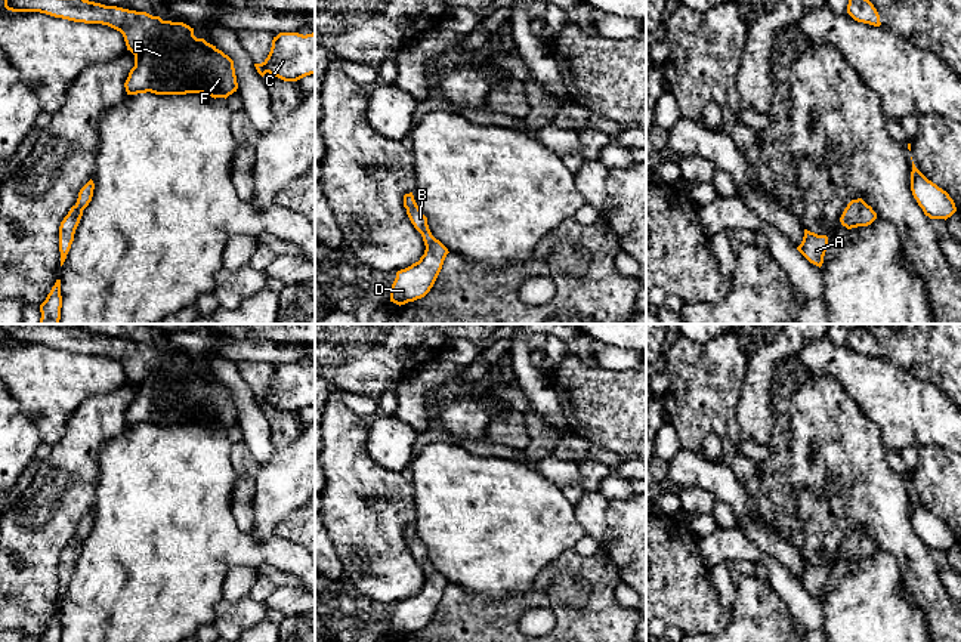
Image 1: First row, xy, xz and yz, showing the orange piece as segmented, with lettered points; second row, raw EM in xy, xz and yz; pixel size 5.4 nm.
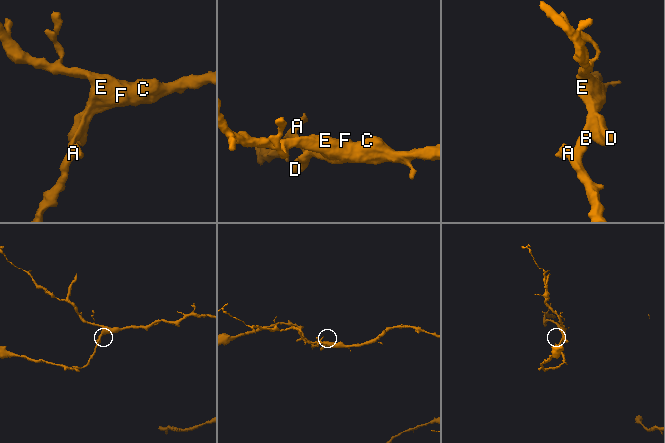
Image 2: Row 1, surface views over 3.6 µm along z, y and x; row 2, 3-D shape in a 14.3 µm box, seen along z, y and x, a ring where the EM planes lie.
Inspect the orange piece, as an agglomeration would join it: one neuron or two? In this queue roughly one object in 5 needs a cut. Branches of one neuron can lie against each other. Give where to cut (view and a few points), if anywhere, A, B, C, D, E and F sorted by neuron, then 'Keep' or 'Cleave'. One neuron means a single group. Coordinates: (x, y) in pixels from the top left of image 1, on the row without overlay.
No split. Groups: A B C D E F. Keep

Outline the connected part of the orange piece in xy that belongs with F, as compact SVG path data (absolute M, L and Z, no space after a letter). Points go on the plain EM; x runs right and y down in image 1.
M0 324L4 339L12 343L40 343L74 354L102 355L120 362L127 382L135 386L135 398L124 414L127 426L186 426L203 425L211 429L228 429L238 420L234 392L194 367L194 359L183 354L163 352L146 343L84 331L81 327L58 328L50 324Z

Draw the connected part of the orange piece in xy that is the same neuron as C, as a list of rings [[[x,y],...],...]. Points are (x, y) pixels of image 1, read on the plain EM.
[[[279,364],[272,371],[268,389],[254,398],[262,408],[269,404],[284,413],[315,405],[315,364]]]

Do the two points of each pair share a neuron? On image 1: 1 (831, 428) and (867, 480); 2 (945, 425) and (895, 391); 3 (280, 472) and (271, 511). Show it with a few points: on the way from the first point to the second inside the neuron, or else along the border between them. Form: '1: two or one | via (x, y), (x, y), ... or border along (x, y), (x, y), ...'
1: one | via (833, 441), (836, 448), (853, 466)
2: one | via (933, 419), (917, 413), (907, 403)
3: one | via (280, 481), (280, 490), (271, 502)

